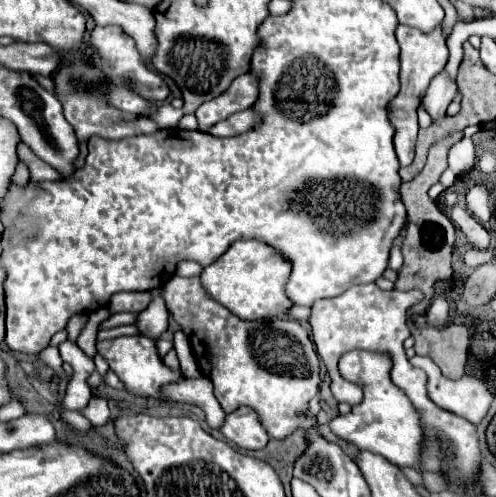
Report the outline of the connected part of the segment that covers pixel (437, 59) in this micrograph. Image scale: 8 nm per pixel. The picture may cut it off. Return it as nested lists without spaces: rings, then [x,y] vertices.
[[[399,24],[399,28],[395,30],[395,38],[401,46],[401,90],[399,94],[389,102],[389,120],[395,128],[395,152],[397,158],[401,162],[401,166],[409,166],[413,162],[415,156],[415,140],[417,140],[417,108],[421,104],[421,96],[427,90],[429,82],[445,68],[447,58],[449,58],[449,50],[445,46],[445,38],[441,36],[441,28],[437,28],[435,32],[429,32],[429,36],[423,36],[423,32],[415,32],[415,28],[407,28],[403,24]]]

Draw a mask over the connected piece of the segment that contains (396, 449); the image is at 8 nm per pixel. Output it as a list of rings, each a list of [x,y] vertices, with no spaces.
[[[355,350],[355,352],[347,352],[339,360],[339,370],[347,380],[355,380],[357,384],[363,384],[365,398],[361,404],[353,406],[349,414],[333,418],[329,422],[331,430],[339,438],[355,444],[359,450],[371,450],[375,454],[385,456],[389,462],[401,468],[413,468],[421,474],[423,472],[421,470],[421,444],[423,444],[421,416],[413,408],[407,394],[391,382],[389,378],[391,360],[387,360],[385,354]]]

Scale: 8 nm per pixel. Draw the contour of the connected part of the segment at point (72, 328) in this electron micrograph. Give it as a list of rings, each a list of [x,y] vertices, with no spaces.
[[[75,314],[69,318],[69,322],[67,322],[67,332],[69,332],[69,338],[71,340],[77,340],[77,336],[79,336],[79,332],[81,332],[81,328],[85,326],[85,322],[87,322],[87,314]]]

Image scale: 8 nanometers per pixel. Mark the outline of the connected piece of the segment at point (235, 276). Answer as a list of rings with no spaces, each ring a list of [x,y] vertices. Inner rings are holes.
[[[239,240],[211,266],[203,268],[201,282],[205,290],[227,310],[237,314],[243,320],[261,320],[279,314],[287,314],[293,306],[287,300],[285,284],[291,276],[291,262],[261,240]]]

